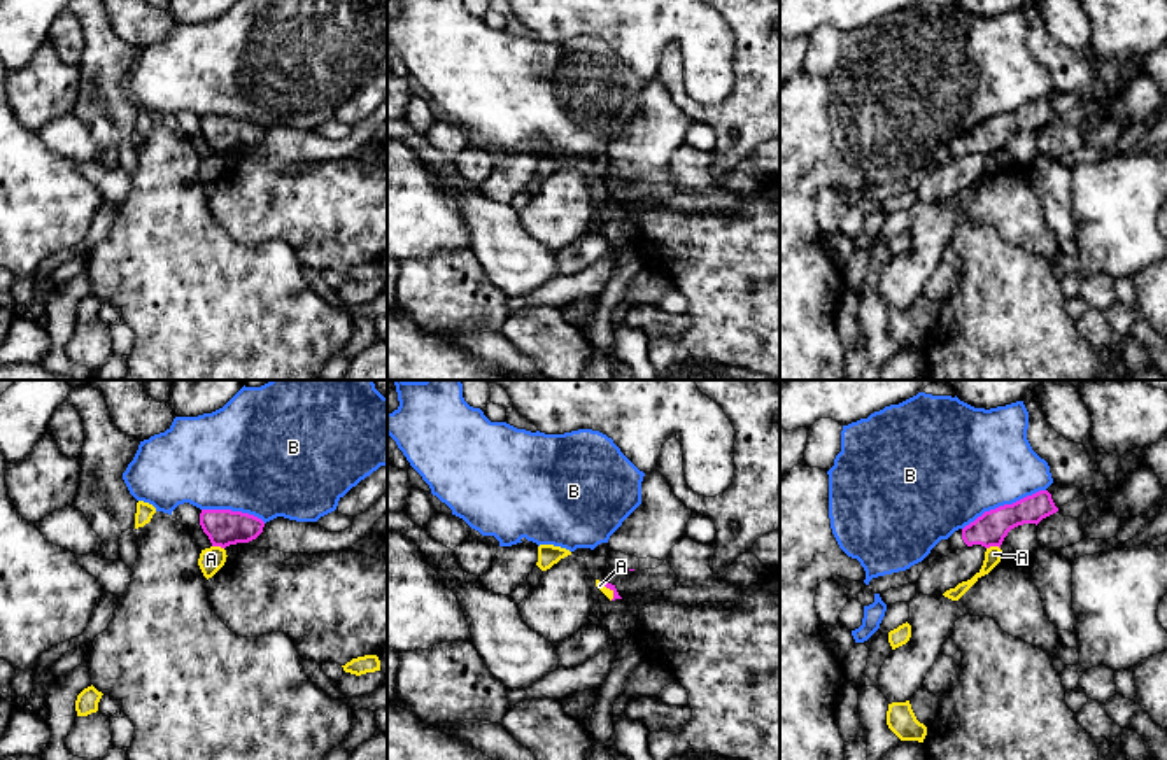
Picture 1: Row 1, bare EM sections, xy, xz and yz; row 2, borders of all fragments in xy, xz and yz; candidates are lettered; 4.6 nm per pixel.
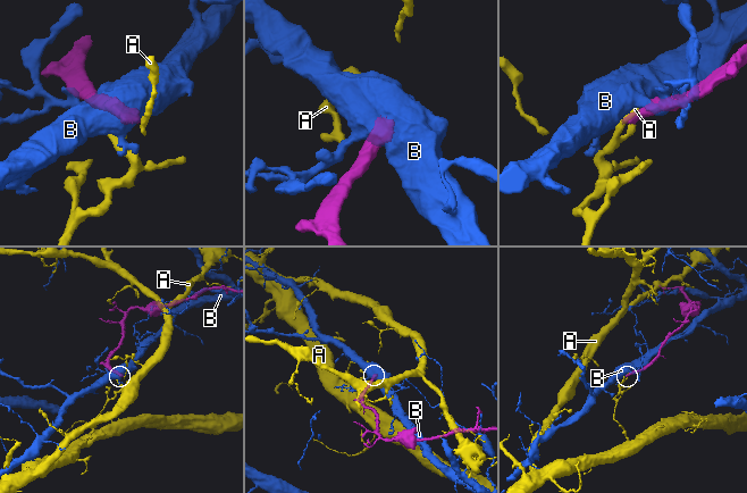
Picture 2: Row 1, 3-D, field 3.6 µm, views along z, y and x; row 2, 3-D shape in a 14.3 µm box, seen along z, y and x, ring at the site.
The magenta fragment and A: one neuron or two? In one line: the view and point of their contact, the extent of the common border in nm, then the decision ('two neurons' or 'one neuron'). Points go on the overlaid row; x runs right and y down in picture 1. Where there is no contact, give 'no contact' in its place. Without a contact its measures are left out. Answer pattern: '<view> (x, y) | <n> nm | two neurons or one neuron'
yz (992, 545) | 60 nm | two neurons

